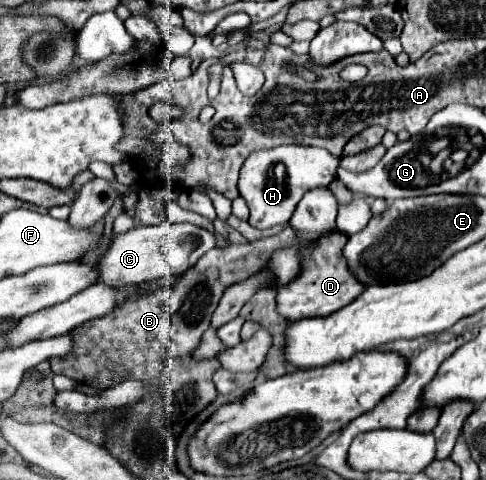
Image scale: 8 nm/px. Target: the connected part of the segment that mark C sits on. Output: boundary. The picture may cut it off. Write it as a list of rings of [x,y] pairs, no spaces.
[[[165,219],[163,223],[153,227],[133,227],[131,231],[117,235],[111,247],[101,255],[97,263],[99,267],[97,283],[119,287],[119,285],[149,283],[153,279],[161,279],[169,275],[179,277],[215,245],[217,241],[211,231],[191,223],[171,223],[169,219]]]

